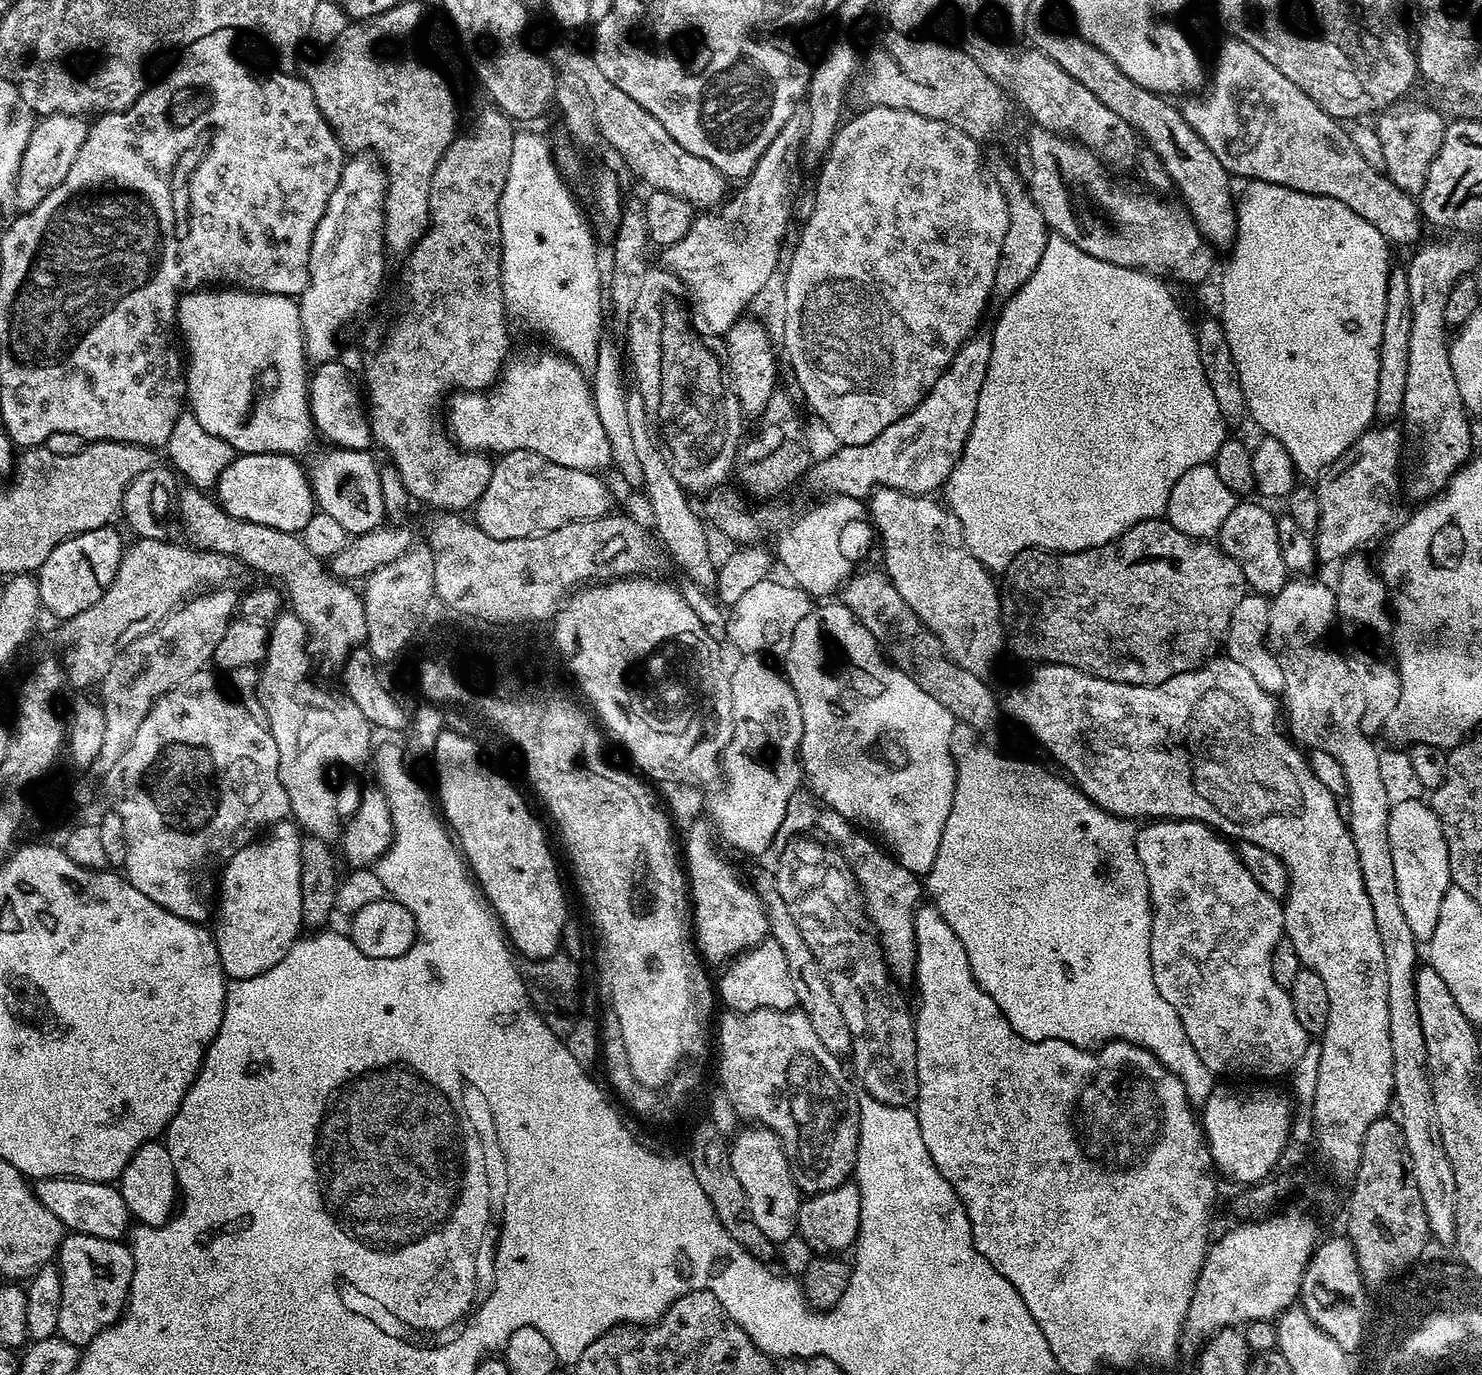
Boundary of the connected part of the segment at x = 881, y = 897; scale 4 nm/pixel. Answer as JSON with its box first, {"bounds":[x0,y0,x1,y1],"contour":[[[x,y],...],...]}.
{"bounds":[816,807,922,981],"contour":[[[825,807],[824,812],[820,812],[816,816],[816,828],[821,837],[827,843],[839,848],[844,855],[844,861],[848,863],[852,871],[852,879],[857,888],[860,890],[862,903],[866,909],[866,915],[870,921],[871,927],[874,929],[875,935],[880,942],[880,952],[884,961],[888,963],[889,973],[897,981],[911,981],[916,975],[916,910],[922,903],[920,897],[920,888],[922,892],[922,880],[915,872],[911,872],[898,863],[879,843],[875,844],[871,840],[871,835],[863,836],[857,825],[851,820],[847,820],[842,814],[838,814],[834,809]]]}

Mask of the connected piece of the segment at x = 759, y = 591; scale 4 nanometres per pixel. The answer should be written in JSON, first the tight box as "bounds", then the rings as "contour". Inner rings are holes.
{"bounds":[728,578,814,654],"contour":[[[775,578],[758,582],[758,586],[746,590],[736,604],[731,605],[728,616],[728,640],[740,654],[783,653],[792,640],[794,630],[802,618],[814,607],[813,597],[792,582],[779,584]]]}

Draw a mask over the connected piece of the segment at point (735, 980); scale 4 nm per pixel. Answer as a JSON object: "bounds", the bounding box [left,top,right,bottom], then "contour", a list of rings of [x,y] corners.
{"bounds":[718,938,798,1012],"contour":[[[766,938],[761,944],[746,949],[721,972],[724,973],[720,976],[720,988],[718,984],[718,1000],[720,996],[721,1002],[725,1004],[723,1006],[725,1009],[733,1012],[749,1012],[750,1010],[769,1008],[770,1010],[786,1010],[790,1012],[797,1007],[798,990],[794,990],[796,979],[794,974],[790,974],[790,965],[786,962],[786,954],[783,952],[782,946],[778,946],[778,942],[774,939]]]}

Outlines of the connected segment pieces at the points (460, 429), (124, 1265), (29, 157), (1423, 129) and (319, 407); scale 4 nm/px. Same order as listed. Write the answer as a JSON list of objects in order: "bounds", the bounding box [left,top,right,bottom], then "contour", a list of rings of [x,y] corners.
[{"bounds":[446,352,611,473],"contour":[[[552,352],[513,359],[505,365],[497,384],[487,392],[460,390],[451,395],[446,406],[446,422],[455,443],[465,451],[481,454],[528,450],[558,465],[589,473],[609,465],[611,444],[583,369],[569,358]]]},{"bounds":[56,1232,134,1346],"contour":[[[72,1232],[65,1235],[60,1244],[58,1267],[62,1298],[58,1306],[56,1331],[66,1342],[87,1346],[99,1332],[116,1323],[124,1312],[134,1274],[132,1249],[119,1240]]]},{"bounds":[16,114,90,212],"contour":[[[54,114],[39,117],[32,125],[30,142],[26,142],[26,154],[22,154],[22,166],[18,172],[16,187],[16,212],[29,212],[50,194],[62,182],[62,178],[70,170],[78,150],[82,150],[82,142],[86,142],[90,124],[85,117]]]},{"bounds":[1374,108,1446,194],"contour":[[[1400,108],[1397,112],[1390,111],[1394,110],[1385,111],[1383,113],[1385,116],[1382,117],[1380,121],[1375,121],[1374,124],[1379,141],[1382,142],[1384,156],[1386,157],[1386,175],[1392,179],[1394,186],[1398,186],[1404,192],[1419,194],[1426,186],[1428,171],[1444,141],[1446,120],[1443,120],[1438,113],[1430,108]]]},{"bounds":[310,359,373,452],"contour":[[[339,359],[315,365],[310,376],[310,403],[314,428],[329,440],[329,445],[349,448],[355,452],[365,451],[373,443],[372,430],[368,426],[366,404],[362,392],[356,389],[348,368]]]}]

